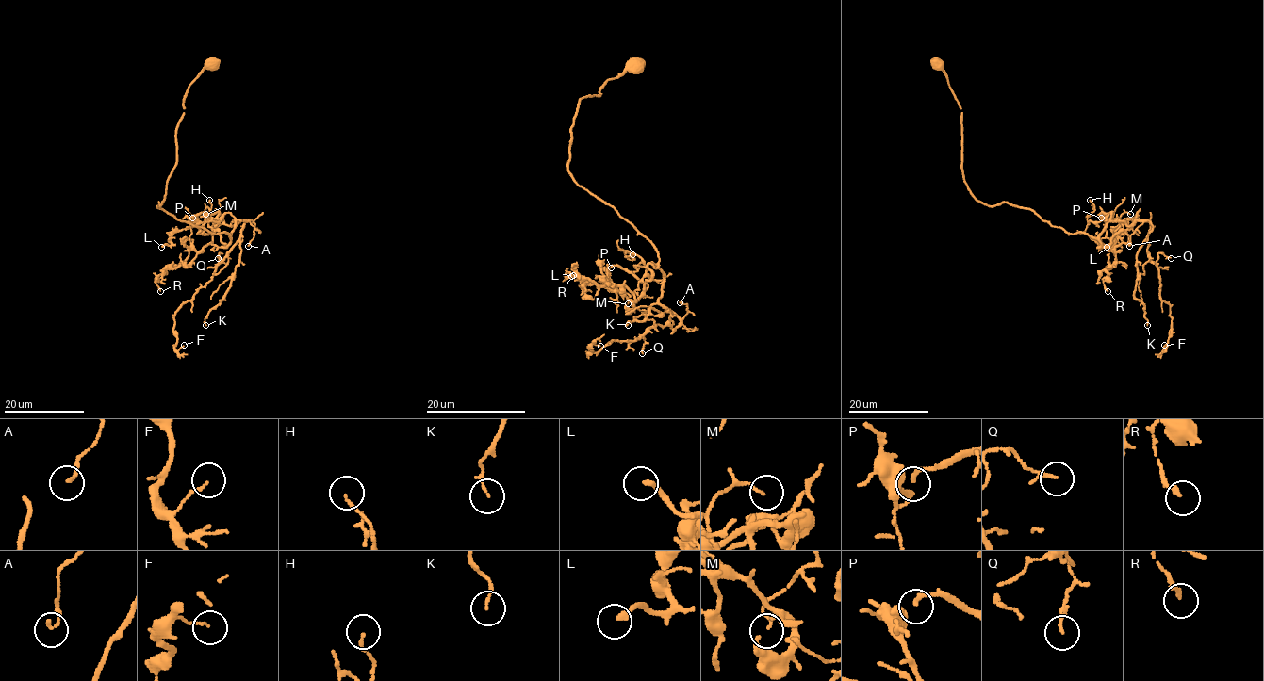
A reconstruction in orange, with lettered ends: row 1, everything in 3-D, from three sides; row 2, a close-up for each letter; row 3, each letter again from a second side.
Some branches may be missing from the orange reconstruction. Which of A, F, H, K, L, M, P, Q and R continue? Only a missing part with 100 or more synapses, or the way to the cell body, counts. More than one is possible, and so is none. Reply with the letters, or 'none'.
none

